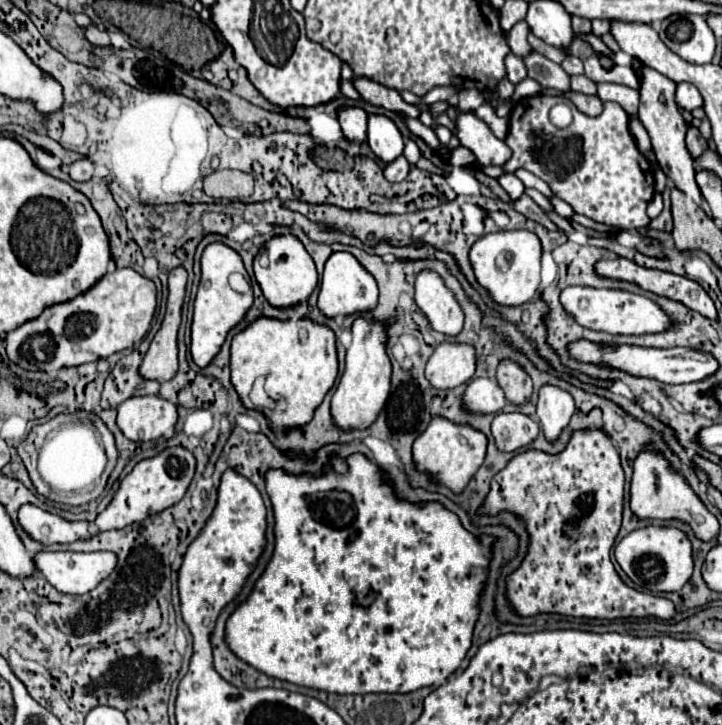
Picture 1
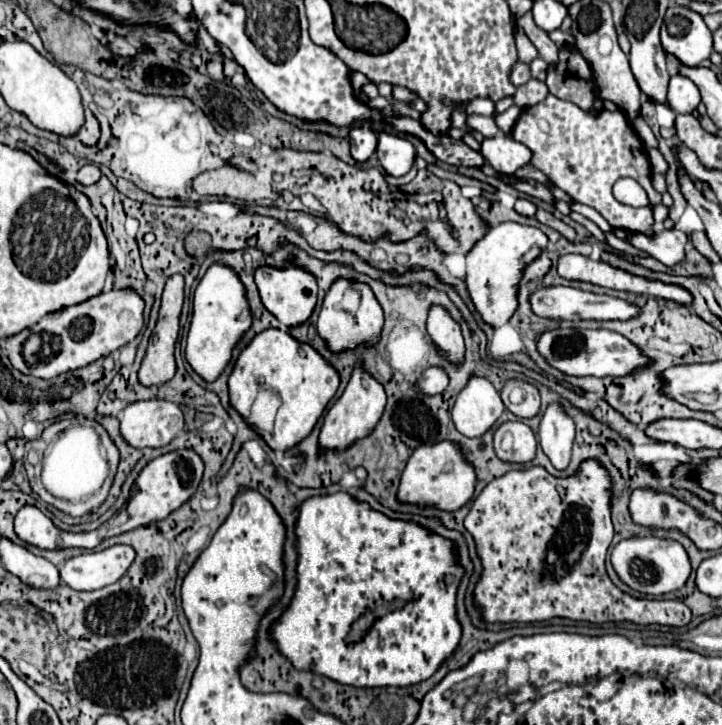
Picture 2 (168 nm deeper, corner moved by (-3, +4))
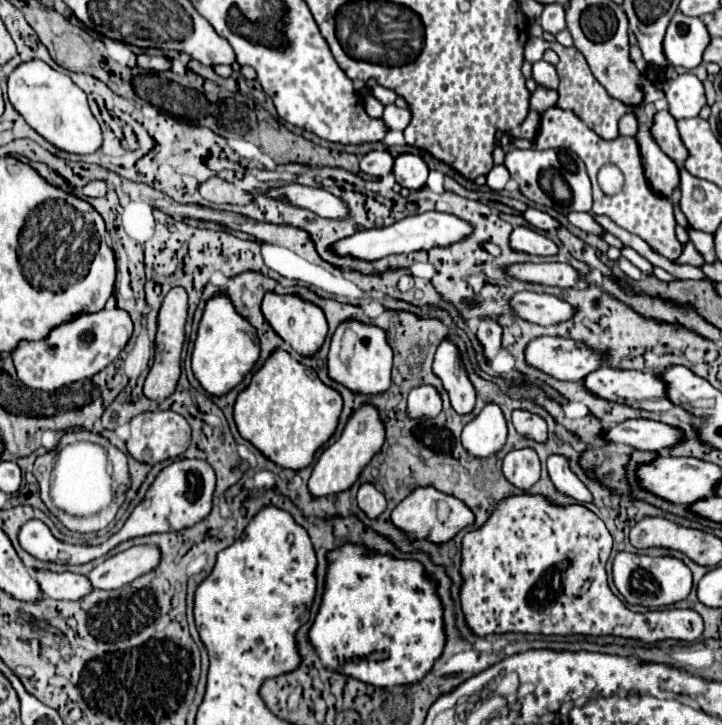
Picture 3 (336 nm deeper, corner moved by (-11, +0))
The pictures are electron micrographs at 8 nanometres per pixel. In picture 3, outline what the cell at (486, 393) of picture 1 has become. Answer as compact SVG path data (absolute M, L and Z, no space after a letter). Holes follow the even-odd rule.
M486 404L484 410L462 430L462 446L474 458L490 458L506 444L506 420L500 406Z

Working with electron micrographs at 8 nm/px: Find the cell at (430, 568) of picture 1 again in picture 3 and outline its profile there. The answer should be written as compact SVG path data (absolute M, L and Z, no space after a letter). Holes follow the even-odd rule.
M344 544L340 550L328 554L326 590L316 622L312 624L308 636L322 664L330 670L342 672L372 686L386 688L418 682L430 672L446 642L436 582L424 574L422 564L416 560L394 560L392 556L382 554L366 556L364 546Z

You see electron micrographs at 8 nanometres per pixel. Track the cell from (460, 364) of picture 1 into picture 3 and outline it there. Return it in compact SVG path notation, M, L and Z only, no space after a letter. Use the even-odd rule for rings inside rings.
M418 386L408 396L408 418L434 418L442 410L442 400L436 388L432 386Z

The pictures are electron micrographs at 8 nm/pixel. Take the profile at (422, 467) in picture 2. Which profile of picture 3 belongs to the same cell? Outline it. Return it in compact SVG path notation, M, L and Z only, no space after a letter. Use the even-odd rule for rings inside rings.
M416 488L408 498L404 498L390 516L392 524L406 534L410 542L414 540L430 540L434 544L444 544L452 540L460 530L474 524L474 514L460 502L458 498L452 498L448 494L436 492L436 488Z

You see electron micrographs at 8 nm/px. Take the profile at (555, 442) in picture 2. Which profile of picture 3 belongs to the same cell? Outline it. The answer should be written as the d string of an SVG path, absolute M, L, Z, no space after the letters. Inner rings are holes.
M550 456L548 458L548 476L554 484L554 488L564 494L564 496L570 496L576 504L590 504L592 502L592 494L590 490L578 480L578 476L570 470L568 466L568 460L564 456Z

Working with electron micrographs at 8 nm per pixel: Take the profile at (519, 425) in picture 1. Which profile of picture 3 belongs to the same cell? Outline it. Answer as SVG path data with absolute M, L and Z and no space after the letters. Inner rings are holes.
M512 450L504 458L504 478L522 492L528 492L540 478L540 460L534 450Z

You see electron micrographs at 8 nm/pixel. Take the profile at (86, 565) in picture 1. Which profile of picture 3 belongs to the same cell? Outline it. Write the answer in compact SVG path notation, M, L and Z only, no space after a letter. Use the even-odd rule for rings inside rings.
M134 546L104 560L88 574L88 578L94 588L122 588L124 584L130 584L142 574L154 570L160 564L160 556L158 546Z

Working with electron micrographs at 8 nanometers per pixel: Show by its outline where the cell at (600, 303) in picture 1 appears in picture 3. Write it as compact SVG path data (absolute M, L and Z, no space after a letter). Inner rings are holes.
M518 292L510 298L508 304L518 318L540 326L564 322L574 314L574 308L568 306L568 302L556 296L536 294L536 292Z

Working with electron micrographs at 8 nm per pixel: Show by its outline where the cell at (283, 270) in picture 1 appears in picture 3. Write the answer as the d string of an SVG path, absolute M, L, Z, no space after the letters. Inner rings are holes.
M266 292L260 310L272 330L300 356L314 356L322 348L328 334L328 324L324 312L316 304L304 302L298 296L278 296L274 292Z

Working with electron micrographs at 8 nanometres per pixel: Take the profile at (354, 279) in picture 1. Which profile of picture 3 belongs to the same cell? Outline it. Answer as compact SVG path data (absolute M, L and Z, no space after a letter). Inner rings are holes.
M348 320L338 326L338 330L332 336L330 342L330 354L328 354L328 376L346 386L354 394L364 394L364 396L374 396L382 394L390 388L390 370L392 370L392 350L386 342L384 330L372 326L372 324L362 324L356 320ZM346 338L352 344L352 350L346 358Z

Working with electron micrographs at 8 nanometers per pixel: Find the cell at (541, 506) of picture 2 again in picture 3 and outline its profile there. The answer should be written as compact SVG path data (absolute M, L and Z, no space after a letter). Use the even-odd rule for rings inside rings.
M518 494L504 498L496 506L488 522L474 532L468 532L462 538L462 586L460 586L460 604L468 628L476 636L488 634L544 634L544 636L622 636L634 638L640 642L662 642L662 640L682 640L694 642L702 636L704 624L700 614L694 610L666 608L646 614L630 612L610 590L606 578L606 560L612 552L612 536L606 530L604 522L592 514L588 508L572 504L566 508L552 506L544 496Z

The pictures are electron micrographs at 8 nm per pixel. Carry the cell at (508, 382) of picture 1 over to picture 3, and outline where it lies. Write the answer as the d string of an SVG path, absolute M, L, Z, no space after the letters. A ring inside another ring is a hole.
M514 410L512 414L512 424L516 428L516 432L528 440L534 440L534 442L546 442L548 438L548 430L546 430L546 422L536 416L536 414L530 414L526 410Z

